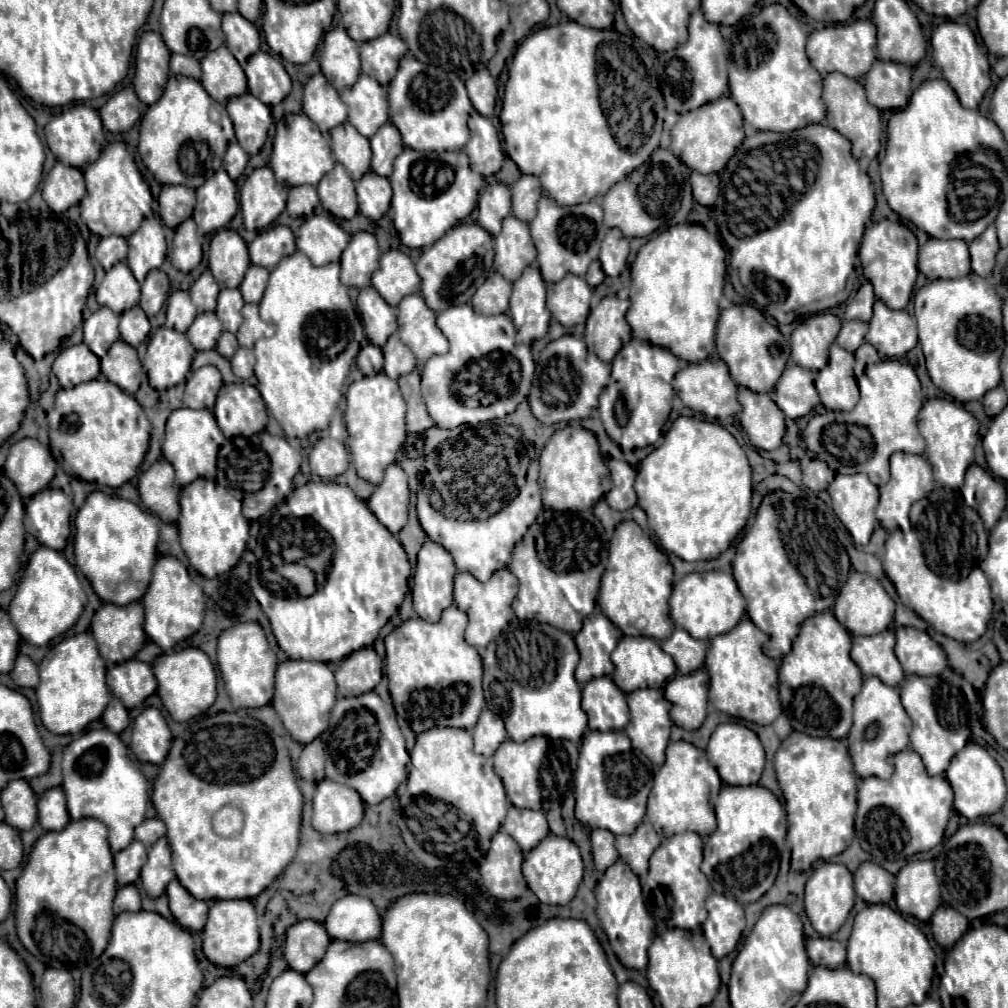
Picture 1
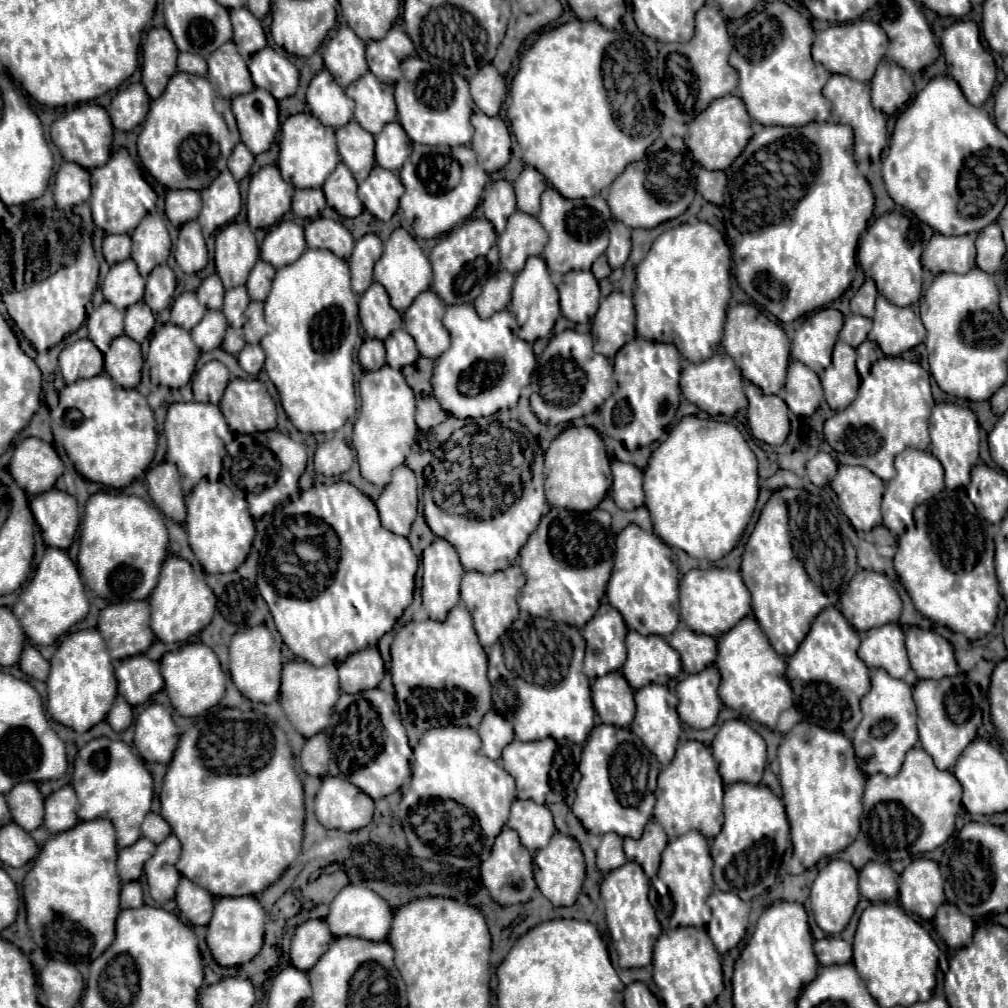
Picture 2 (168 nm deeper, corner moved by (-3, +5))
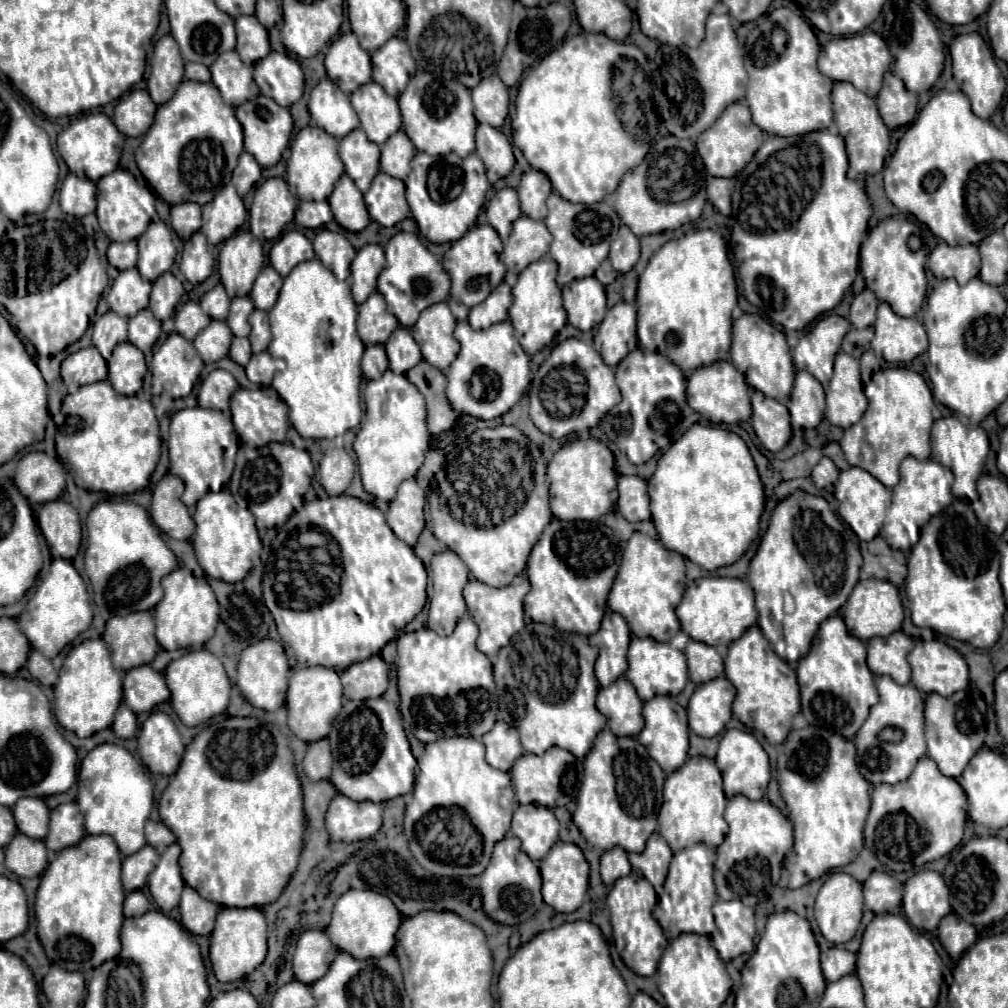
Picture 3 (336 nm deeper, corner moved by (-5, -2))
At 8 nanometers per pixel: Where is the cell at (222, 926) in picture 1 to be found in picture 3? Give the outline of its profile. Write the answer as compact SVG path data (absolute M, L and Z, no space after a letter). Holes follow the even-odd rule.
M222 909L210 935L210 961L220 983L230 983L250 975L266 957L266 919L260 909Z

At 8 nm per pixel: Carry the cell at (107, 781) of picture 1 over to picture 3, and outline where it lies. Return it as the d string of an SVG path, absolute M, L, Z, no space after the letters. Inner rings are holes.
M114 743L94 747L80 765L78 773L78 807L90 835L110 835L118 843L120 853L132 855L146 845L144 825L152 811L152 783L134 755Z

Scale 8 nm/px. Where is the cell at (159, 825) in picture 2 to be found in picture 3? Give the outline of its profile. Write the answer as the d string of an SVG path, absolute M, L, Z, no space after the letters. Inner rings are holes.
M146 821L146 841L158 851L166 851L166 847L170 843L176 841L176 835L164 825L164 823L156 823L156 821Z

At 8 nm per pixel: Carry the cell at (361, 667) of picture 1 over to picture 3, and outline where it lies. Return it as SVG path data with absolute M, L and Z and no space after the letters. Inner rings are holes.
M374 655L366 661L350 665L340 677L344 685L344 697L360 701L380 697L388 687L388 663L380 655Z

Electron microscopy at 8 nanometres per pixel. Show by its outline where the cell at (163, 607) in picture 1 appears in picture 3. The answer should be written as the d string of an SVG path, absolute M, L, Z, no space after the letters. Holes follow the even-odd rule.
M182 567L166 575L166 579L162 579L162 587L164 587L164 599L154 609L158 643L166 651L176 651L186 647L198 647L204 645L208 639L212 639L220 617L220 605L216 601L212 587L206 581L204 583L196 581L194 575Z

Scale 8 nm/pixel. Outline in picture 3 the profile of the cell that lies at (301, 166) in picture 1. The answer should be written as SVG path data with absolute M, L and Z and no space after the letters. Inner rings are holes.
M304 127L296 133L292 147L290 147L290 159L288 159L288 187L290 191L304 201L320 201L328 199L330 191L334 191L334 183L344 173L344 163L338 155L338 139L322 131L320 127Z

